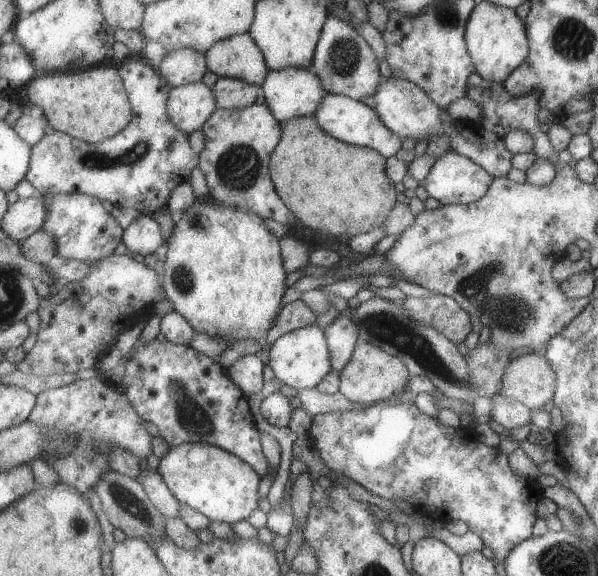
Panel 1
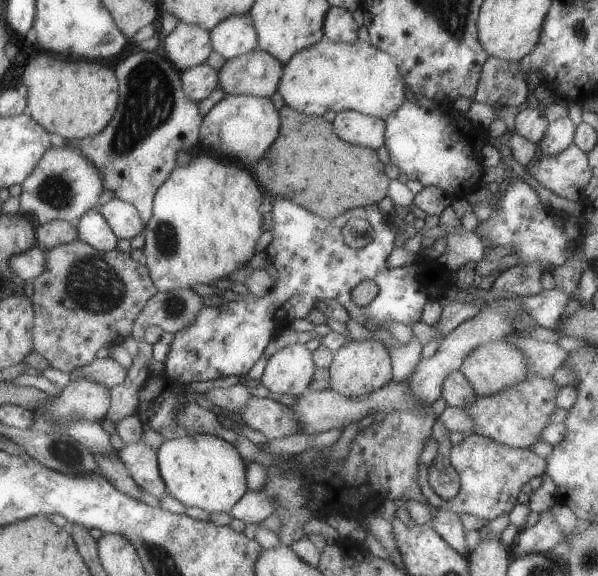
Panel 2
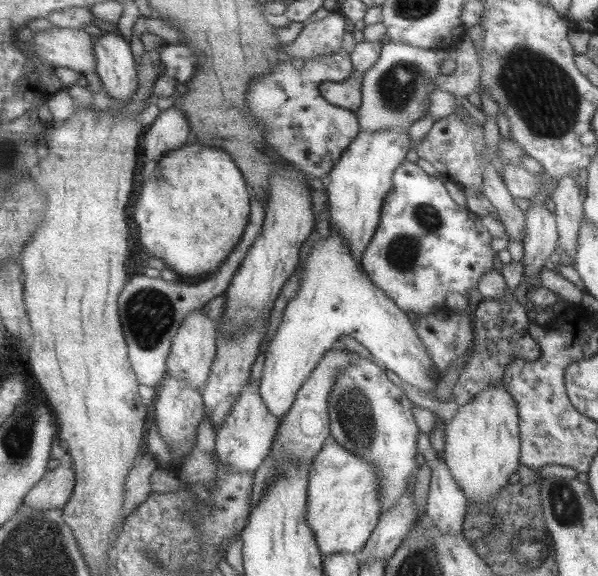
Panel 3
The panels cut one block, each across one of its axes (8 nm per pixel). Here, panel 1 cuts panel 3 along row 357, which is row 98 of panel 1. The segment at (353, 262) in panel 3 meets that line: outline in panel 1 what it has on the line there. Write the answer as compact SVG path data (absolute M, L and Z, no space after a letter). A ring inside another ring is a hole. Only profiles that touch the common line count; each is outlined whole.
M291 67L278 71L270 70L262 87L265 104L271 108L282 123L295 117L313 116L328 93L327 89L323 88L323 81L313 72L312 68ZM395 77L384 78L375 88L375 112L379 120L402 139L411 138L416 142L442 134L449 138L449 149L452 154L462 155L472 160L492 177L506 176L511 166L512 154L505 148L501 137L484 129L479 123L469 124L453 120L445 108L439 108L423 89L408 80Z

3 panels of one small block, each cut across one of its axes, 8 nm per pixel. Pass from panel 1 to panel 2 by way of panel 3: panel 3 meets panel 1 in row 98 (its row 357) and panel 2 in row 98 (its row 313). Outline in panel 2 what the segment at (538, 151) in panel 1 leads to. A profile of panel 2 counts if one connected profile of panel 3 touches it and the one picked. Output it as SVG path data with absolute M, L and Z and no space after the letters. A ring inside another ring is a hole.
M489 57L481 68L476 92L472 99L497 109L517 107L530 97L526 76L520 70L517 61Z

